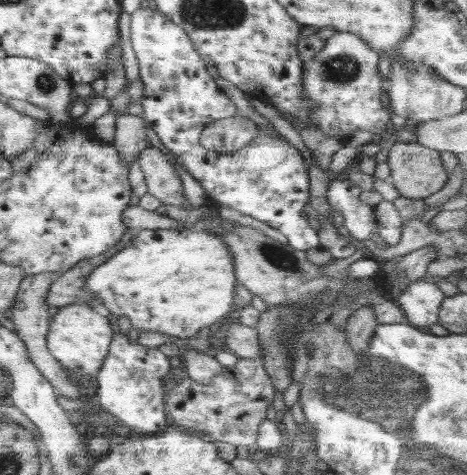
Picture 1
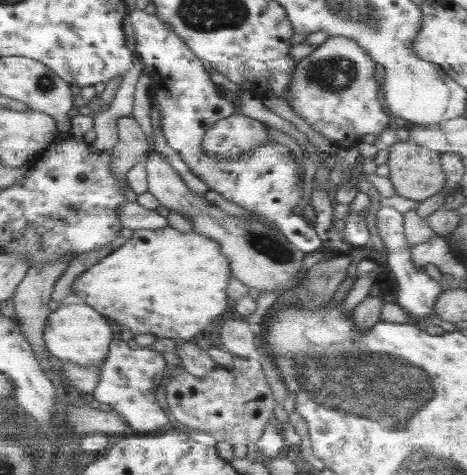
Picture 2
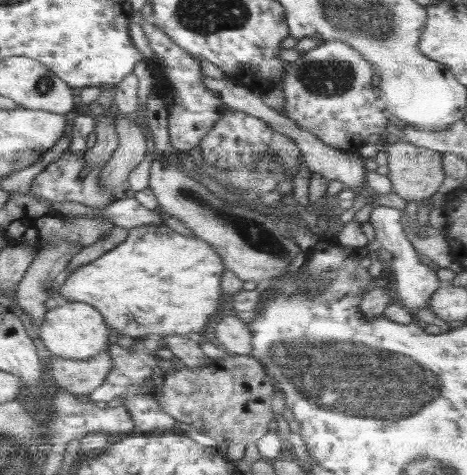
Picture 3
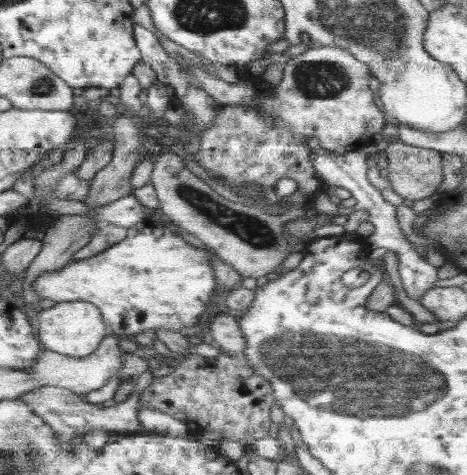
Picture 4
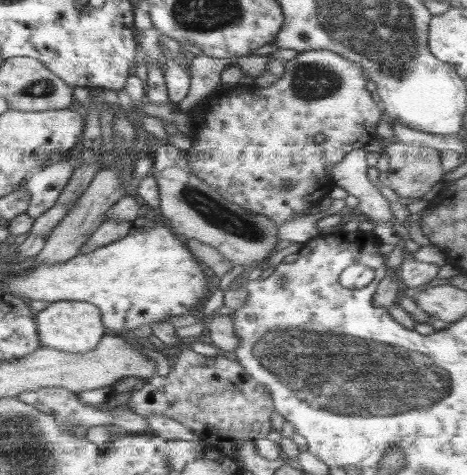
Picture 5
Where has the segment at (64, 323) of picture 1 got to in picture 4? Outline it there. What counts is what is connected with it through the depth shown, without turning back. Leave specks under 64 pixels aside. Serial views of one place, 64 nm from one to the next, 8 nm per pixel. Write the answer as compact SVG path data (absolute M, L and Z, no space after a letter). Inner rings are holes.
M86 301L56 303L38 314L38 336L46 349L76 358L92 354L109 333L100 309Z

